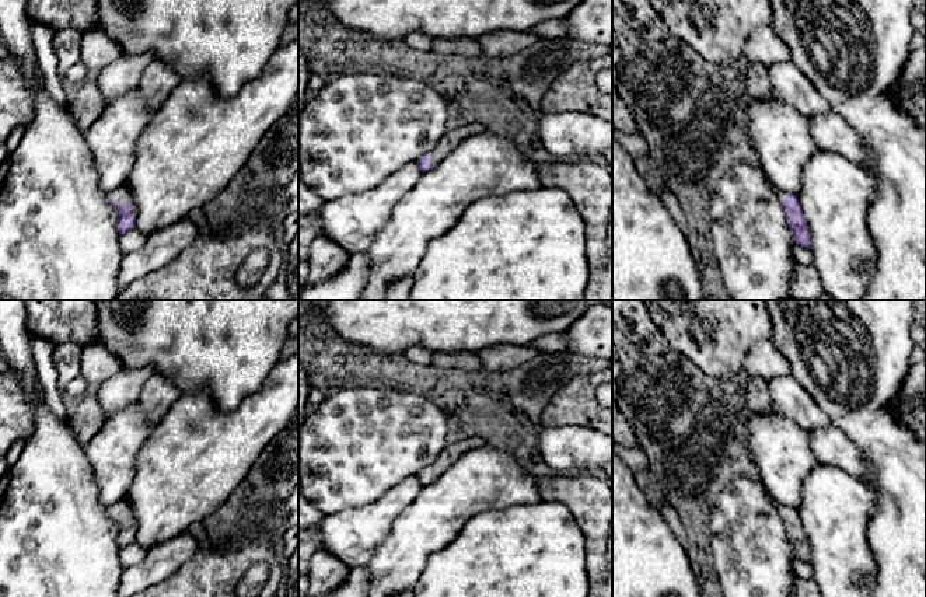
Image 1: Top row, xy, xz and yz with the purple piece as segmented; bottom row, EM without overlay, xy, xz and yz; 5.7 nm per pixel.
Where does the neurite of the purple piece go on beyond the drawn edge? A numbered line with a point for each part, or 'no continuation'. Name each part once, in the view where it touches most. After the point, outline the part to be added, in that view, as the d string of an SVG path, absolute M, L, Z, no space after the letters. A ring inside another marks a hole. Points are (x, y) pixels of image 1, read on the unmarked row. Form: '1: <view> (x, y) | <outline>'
1: xy (122, 509) | M122 498L120 500L115 502L111 506L108 506L108 510L111 513L115 513L120 519L133 517L132 507L130 507L126 498Z

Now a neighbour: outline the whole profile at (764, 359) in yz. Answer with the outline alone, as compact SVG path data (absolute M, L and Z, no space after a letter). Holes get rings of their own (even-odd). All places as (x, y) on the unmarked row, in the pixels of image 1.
M772 339L756 342L744 359L744 371L769 381L790 374L790 364Z

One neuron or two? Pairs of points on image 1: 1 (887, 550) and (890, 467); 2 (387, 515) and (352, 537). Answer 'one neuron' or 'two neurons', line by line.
1: one neuron
2: one neuron

